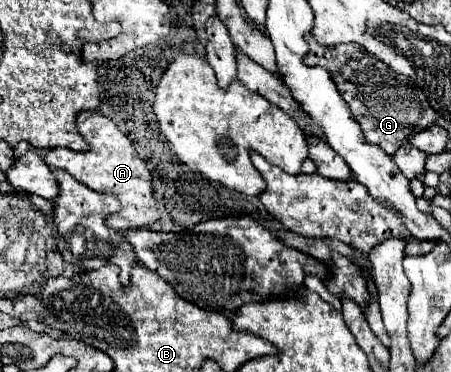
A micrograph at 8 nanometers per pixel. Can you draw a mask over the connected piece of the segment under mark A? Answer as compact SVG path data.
M81 112L77 120L77 128L81 136L89 144L89 152L69 152L63 148L53 148L47 152L45 162L49 166L61 168L69 172L77 182L85 184L87 188L103 194L113 194L121 200L123 208L119 214L113 214L113 218L107 218L107 224L113 230L137 230L147 228L159 220L159 208L157 200L153 196L153 184L151 184L151 170L145 166L145 162L135 154L131 140L115 126L113 120L105 118L99 112Z

